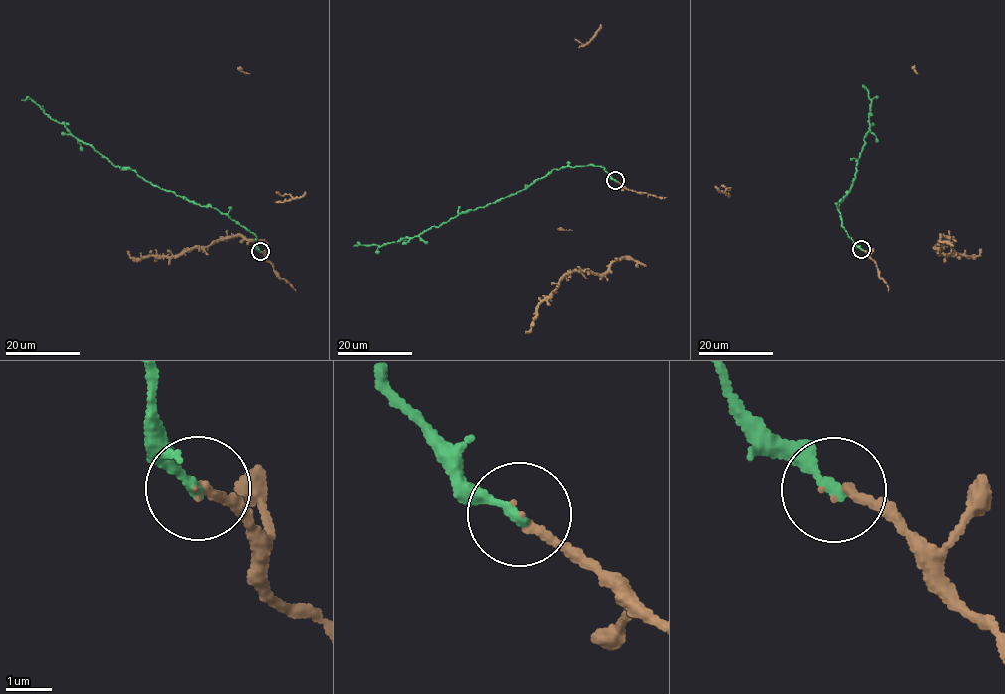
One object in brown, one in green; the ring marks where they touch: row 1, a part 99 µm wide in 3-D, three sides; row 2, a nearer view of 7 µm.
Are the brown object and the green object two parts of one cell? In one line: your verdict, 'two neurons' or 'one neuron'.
one neuron

